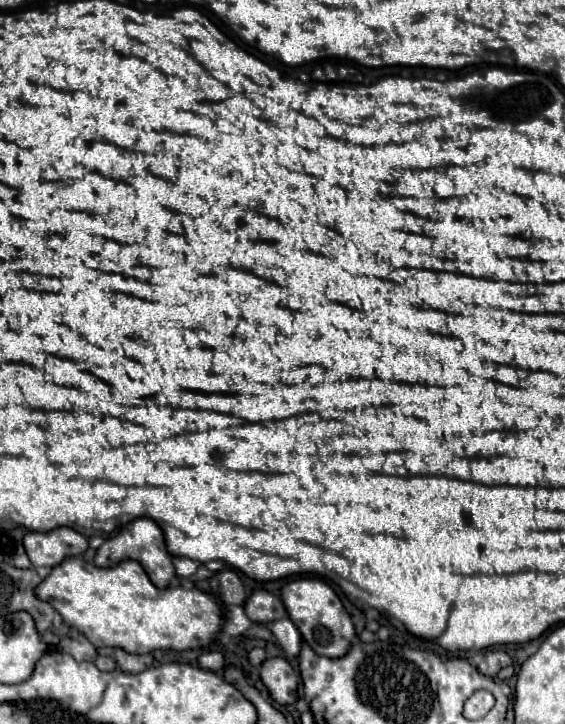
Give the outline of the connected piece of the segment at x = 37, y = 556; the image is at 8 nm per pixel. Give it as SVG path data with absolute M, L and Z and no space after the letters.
M56 527L46 533L26 533L24 549L34 567L54 567L64 557L82 555L88 549L88 541L70 527Z

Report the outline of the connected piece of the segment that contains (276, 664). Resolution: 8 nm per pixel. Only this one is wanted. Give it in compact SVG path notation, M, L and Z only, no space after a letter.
M282 657L266 659L260 669L260 679L266 685L270 697L278 705L290 705L298 699L298 675L290 663Z

